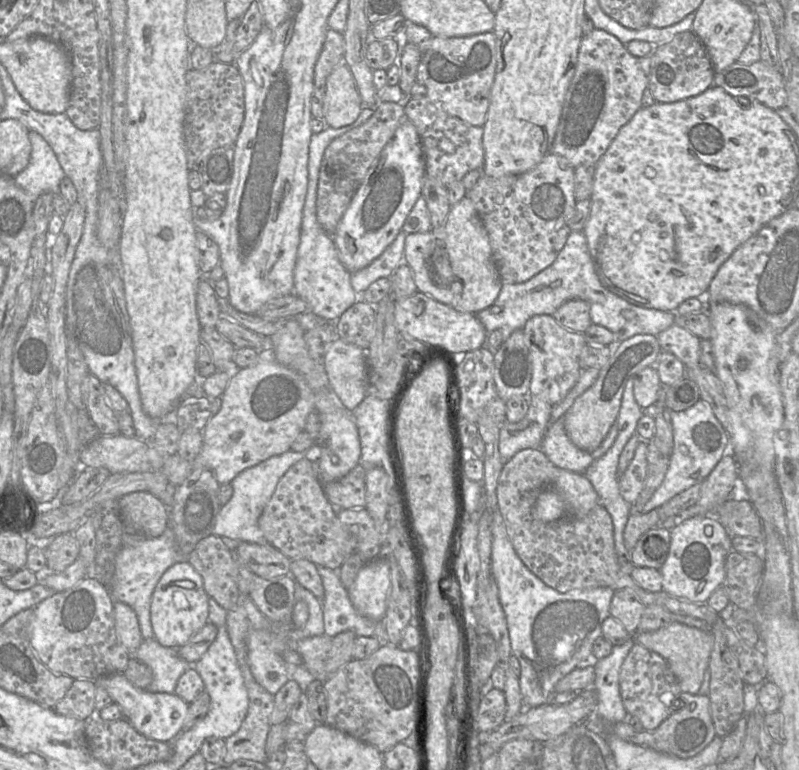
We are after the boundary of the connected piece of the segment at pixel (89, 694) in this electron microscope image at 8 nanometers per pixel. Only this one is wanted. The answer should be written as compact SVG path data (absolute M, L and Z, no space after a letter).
M74 680L53 709L60 715L87 721L96 714L95 689L96 683L92 680Z

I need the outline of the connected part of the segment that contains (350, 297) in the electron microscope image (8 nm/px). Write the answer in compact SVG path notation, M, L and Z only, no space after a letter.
M363 107L358 118L352 124L341 128L328 127L320 133L313 133L309 144L308 187L303 208L300 243L294 269L293 293L301 297L307 303L309 311L327 322L336 322L350 306L358 301L359 295L354 291L351 285L351 273L346 270L338 258L333 235L328 234L317 221L316 199L319 170L327 146L335 138L362 125L374 114L374 111L374 108Z

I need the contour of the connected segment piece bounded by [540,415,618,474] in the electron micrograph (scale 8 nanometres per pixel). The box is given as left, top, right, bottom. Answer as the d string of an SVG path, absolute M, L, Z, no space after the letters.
M563 415L548 426L540 449L558 468L583 474L594 460L608 451L615 441L617 434L616 419L599 447L593 452L586 452L576 447L567 436Z

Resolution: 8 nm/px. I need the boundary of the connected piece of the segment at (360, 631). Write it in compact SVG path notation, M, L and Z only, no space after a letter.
M317 566L317 569L324 587L322 609L325 634L333 638L339 633L352 631L357 637L382 636L383 621L375 622L358 613L349 599L347 589L343 586L338 572L323 566Z

